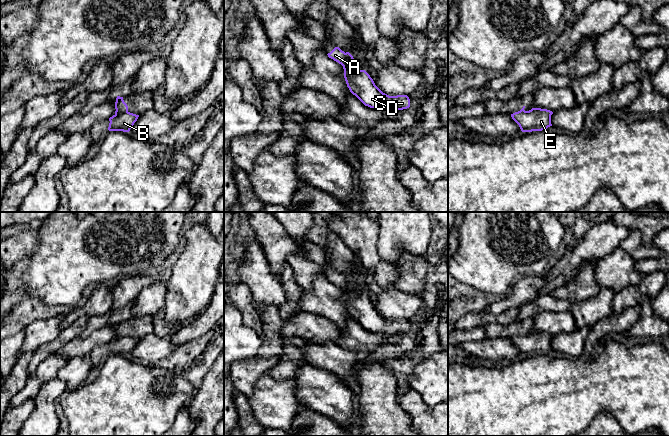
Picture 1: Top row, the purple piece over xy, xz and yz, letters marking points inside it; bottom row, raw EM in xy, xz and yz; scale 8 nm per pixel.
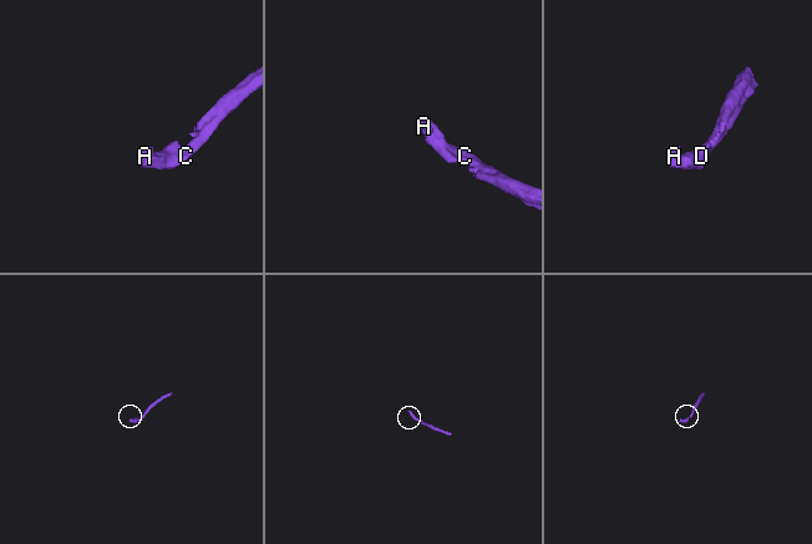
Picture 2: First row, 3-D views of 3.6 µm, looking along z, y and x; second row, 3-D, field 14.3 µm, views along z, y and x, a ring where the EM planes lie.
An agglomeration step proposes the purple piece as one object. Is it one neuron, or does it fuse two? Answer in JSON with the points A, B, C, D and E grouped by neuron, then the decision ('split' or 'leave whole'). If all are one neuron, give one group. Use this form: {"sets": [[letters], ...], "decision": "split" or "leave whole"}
{"sets": [["A"], ["B", "C", "D", "E"]], "decision": "split"}

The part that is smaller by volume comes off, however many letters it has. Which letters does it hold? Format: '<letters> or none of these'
A

